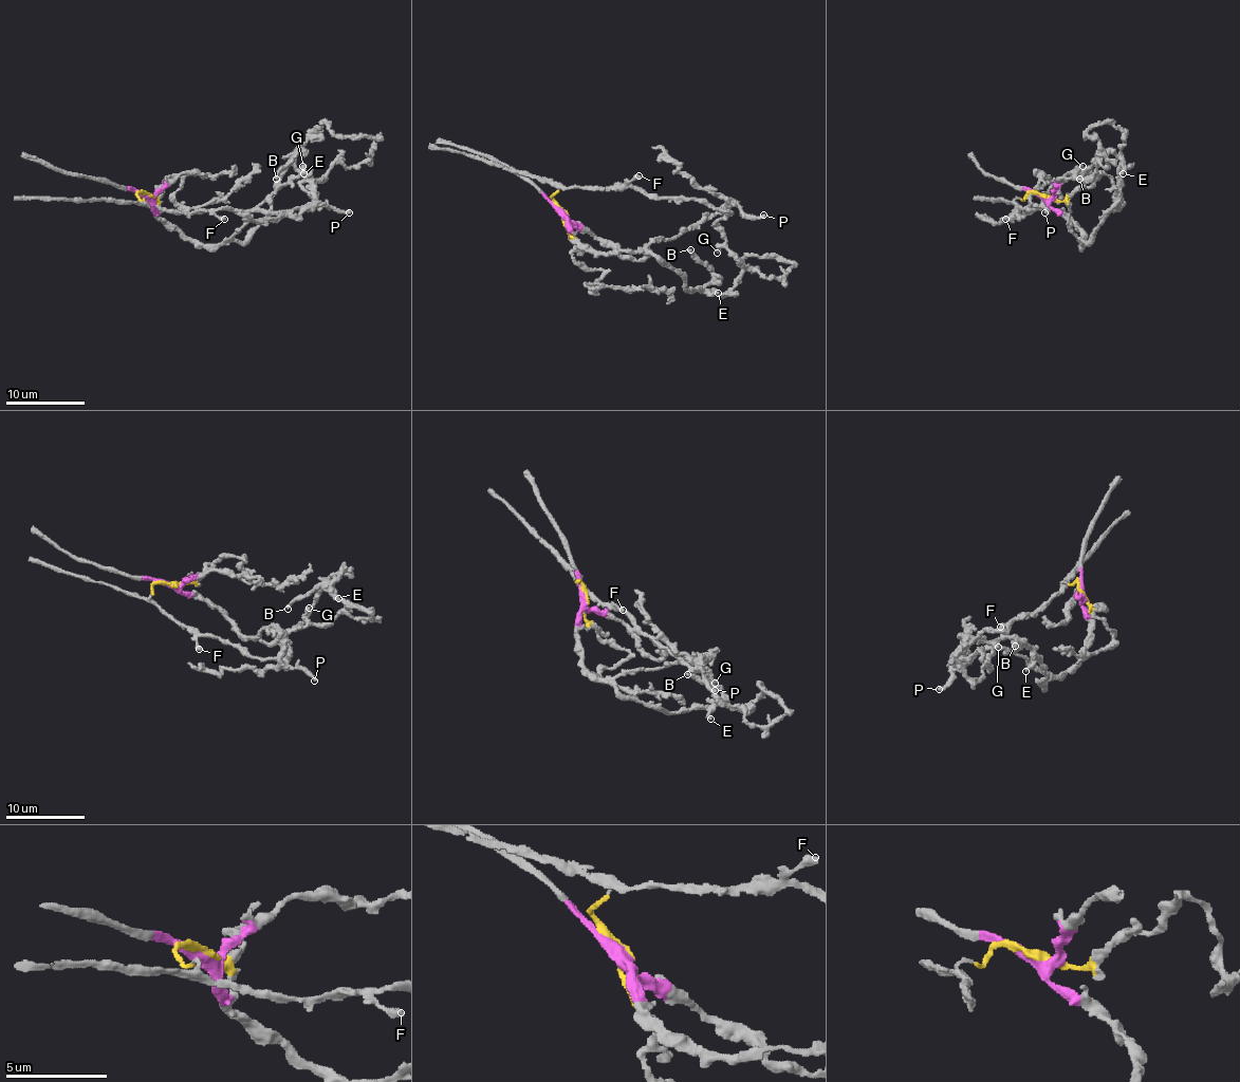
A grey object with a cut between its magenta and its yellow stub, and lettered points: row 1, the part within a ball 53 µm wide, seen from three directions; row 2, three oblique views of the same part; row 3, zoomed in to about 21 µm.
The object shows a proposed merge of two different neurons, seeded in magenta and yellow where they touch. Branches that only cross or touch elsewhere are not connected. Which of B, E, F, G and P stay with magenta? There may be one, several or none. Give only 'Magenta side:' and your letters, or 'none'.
Magenta side: B, E, P

